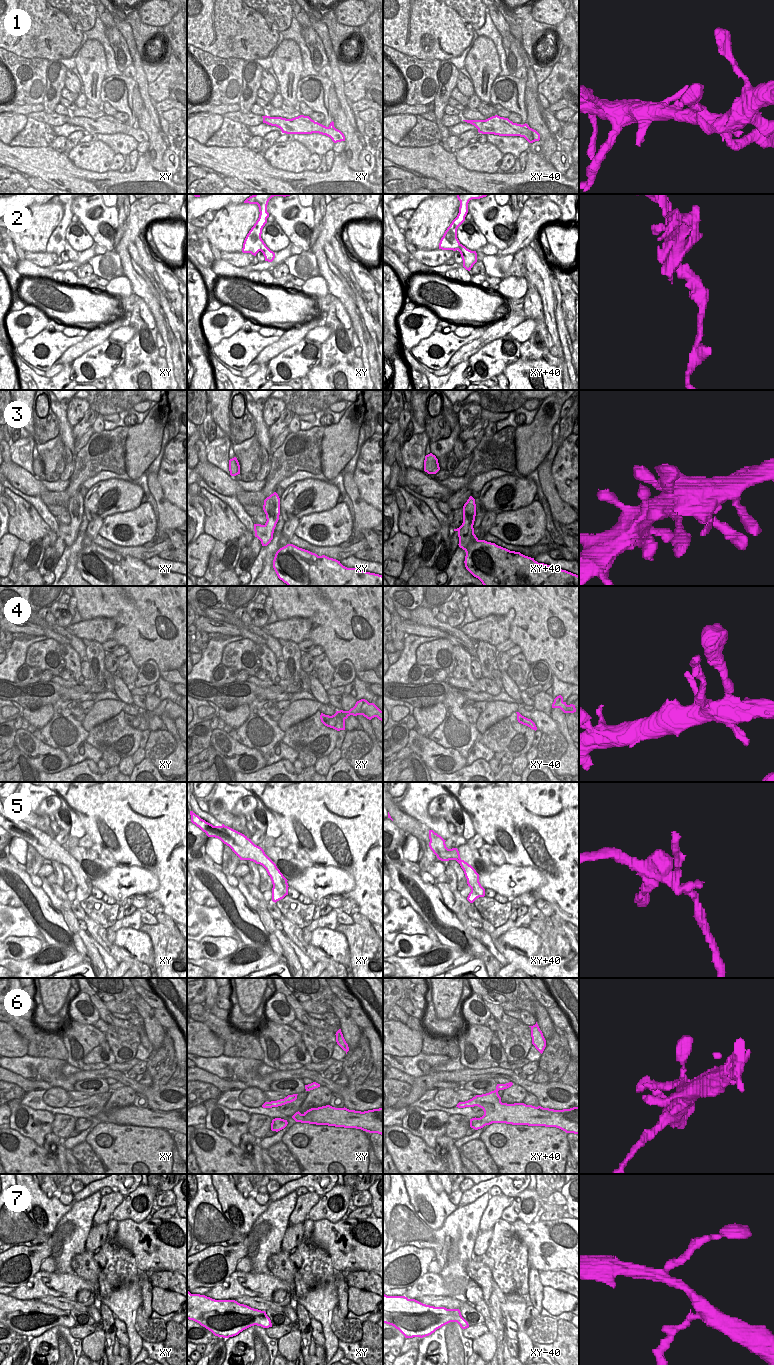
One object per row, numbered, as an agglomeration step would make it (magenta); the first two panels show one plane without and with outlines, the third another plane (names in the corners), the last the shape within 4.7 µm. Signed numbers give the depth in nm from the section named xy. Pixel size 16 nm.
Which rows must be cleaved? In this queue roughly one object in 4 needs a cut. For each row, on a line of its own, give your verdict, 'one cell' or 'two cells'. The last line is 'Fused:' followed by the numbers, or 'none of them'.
1: one cell
2: two cells
3: one cell
4: two cells
5: two cells
6: one cell
7: one cell
Fused: 2, 4, 5

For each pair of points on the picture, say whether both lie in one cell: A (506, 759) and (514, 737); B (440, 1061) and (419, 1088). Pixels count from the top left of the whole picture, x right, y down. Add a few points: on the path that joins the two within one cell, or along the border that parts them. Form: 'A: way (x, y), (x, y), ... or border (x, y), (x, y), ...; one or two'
A: border (495, 752), (509, 752), (514, 757); two
B: border (455, 1069), (431, 1072); two

